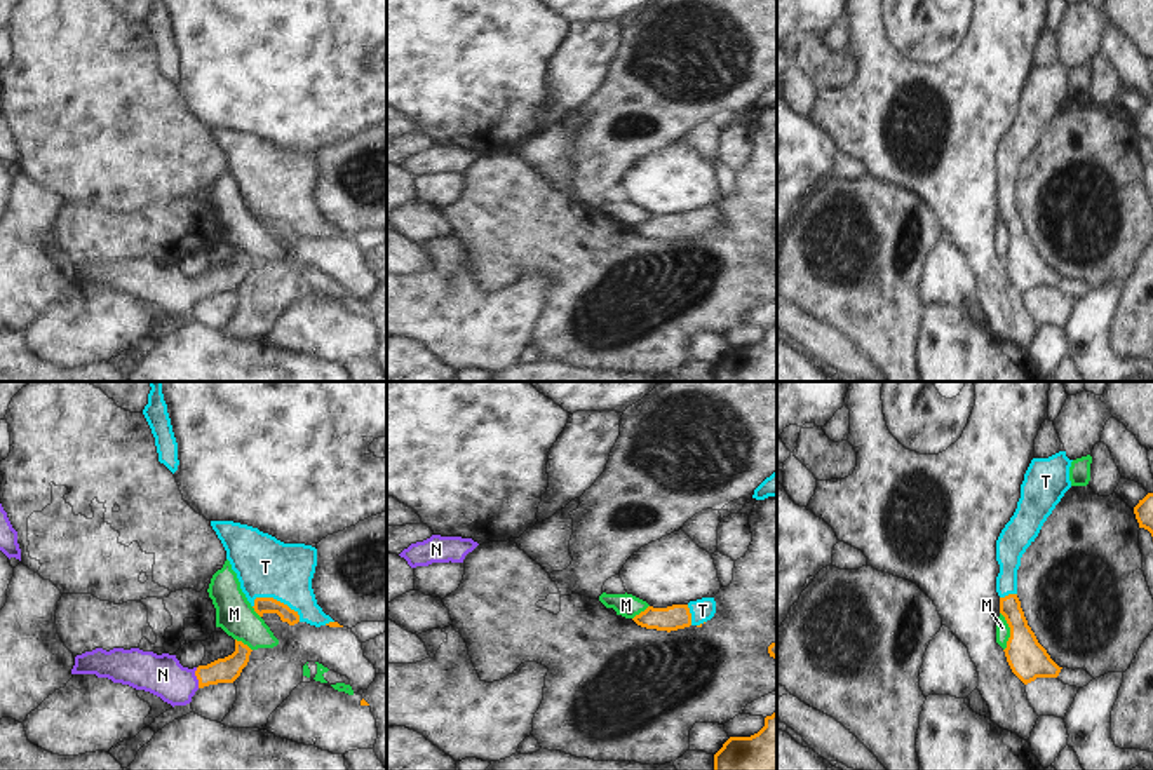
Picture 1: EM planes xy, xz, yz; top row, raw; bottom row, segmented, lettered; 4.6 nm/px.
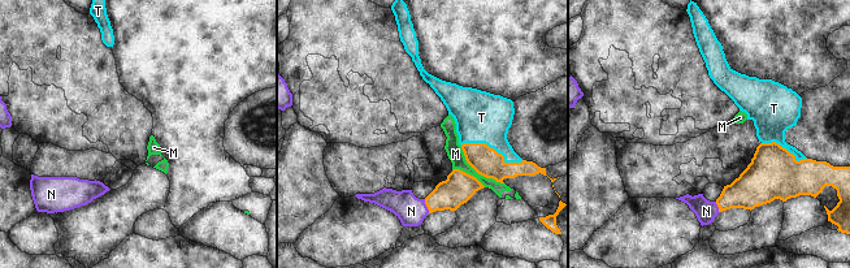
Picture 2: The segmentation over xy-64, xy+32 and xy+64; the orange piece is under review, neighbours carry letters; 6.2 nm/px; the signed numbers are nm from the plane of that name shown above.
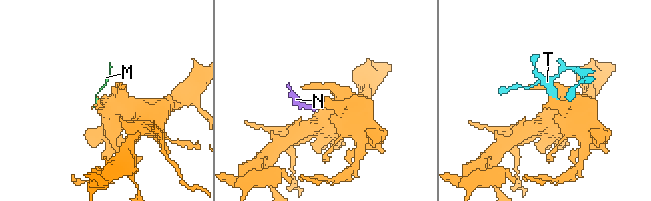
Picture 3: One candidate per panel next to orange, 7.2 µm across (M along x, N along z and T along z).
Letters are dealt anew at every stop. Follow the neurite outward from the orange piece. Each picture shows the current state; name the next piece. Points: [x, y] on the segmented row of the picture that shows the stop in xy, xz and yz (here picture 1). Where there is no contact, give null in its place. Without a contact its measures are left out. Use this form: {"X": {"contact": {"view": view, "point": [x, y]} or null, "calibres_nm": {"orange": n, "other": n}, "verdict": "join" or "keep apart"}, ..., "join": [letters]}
{"M": {"contact": {"view": "yz", "point": [1011, 631]}, "calibres_nm": {"orange": 180, "other": 60}, "verdict": "keep apart"}, "N": {"contact": {"view": "xy", "point": [197, 678]}, "calibres_nm": {"orange": 120, "other": 190}, "verdict": "join"}, "T": {"contact": {"view": "xy", "point": [279, 601]}, "calibres_nm": {"orange": 80, "other": 280}, "verdict": "join"}, "join": ["N", "T"]}

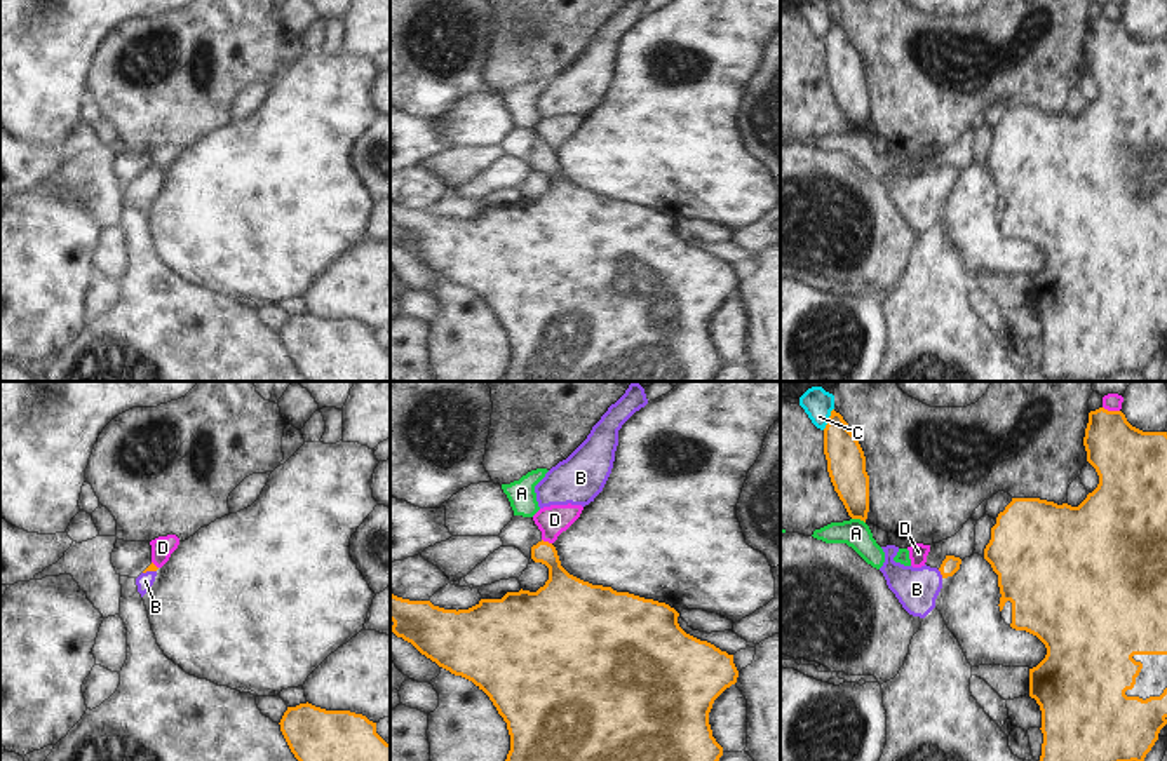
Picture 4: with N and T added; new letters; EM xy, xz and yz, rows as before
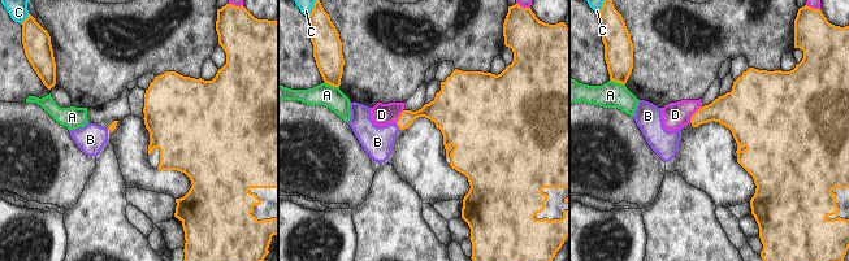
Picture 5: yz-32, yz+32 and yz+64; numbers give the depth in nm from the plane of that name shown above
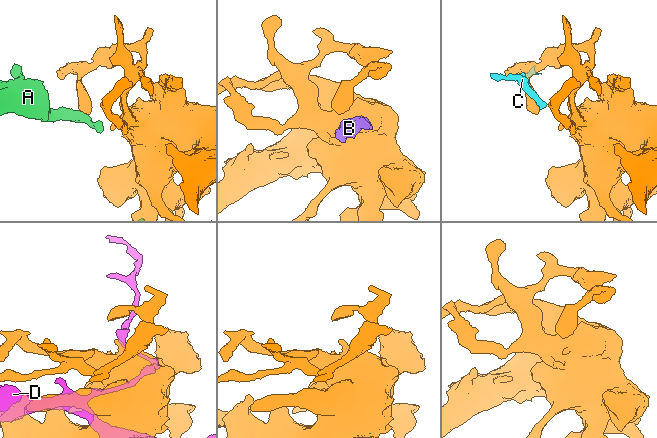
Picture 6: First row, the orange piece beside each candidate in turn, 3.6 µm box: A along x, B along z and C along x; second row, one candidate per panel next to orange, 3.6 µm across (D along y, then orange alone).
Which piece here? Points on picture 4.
{"A": {"contact": {"view": "yz", "point": [859, 518]}, "calibres_nm": {"orange": 180, "other": 140}, "verdict": "keep apart"}, "B": {"contact": {"view": "yz", "point": [941, 573]}, "calibres_nm": {"orange": 80, "other": 200}, "verdict": "join"}, "C": {"contact": {"view": "yz", "point": [829, 418]}, "calibres_nm": {"orange": 180, "other": 140}, "verdict": "keep apart"}, "D": {"contact": {"view": "yz", "point": [1112, 411]}, "calibres_nm": {"orange": 320, "other": 80}, "verdict": "keep apart"}, "join": ["B"]}

